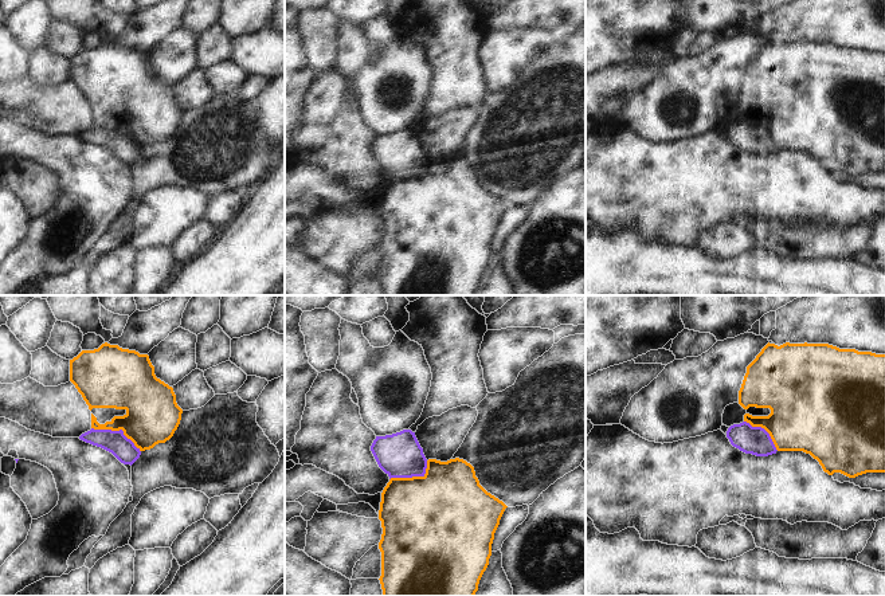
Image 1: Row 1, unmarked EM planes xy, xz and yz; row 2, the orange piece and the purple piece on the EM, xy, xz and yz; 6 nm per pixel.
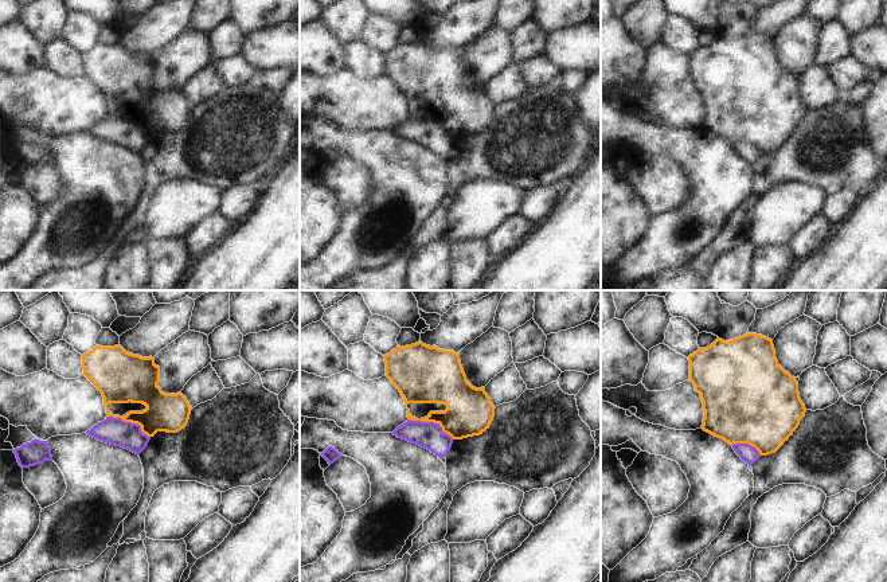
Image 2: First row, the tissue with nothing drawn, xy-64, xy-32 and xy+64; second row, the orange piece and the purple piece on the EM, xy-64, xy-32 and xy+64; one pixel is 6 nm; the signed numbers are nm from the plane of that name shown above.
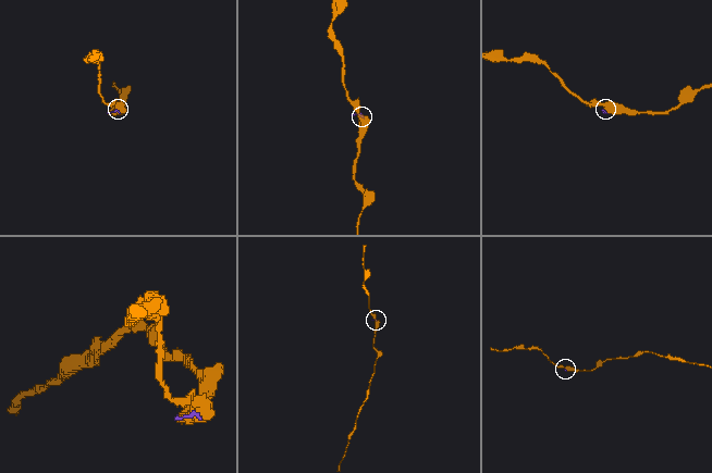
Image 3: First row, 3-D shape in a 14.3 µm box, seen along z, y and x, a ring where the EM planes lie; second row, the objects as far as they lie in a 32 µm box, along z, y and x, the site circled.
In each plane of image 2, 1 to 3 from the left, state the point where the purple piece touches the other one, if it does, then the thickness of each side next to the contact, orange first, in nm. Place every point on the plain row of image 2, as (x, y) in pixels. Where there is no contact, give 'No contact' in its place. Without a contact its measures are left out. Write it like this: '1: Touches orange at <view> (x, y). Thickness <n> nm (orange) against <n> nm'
1: Touches orange at xy-64 (131, 120). Thickness 280 nm (orange) against 160 nm
2: Touches orange at xy-32 (432, 120). Thickness 280 nm (orange) against 160 nm
3: Touches orange at xy+64 (746, 141). Thickness 500 nm (orange) against 110 nm.

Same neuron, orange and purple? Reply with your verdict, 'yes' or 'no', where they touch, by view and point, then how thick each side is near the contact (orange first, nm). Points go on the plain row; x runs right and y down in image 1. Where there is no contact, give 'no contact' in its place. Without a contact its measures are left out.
no; contact xy (117, 129); calibres 320 and 140 nm

